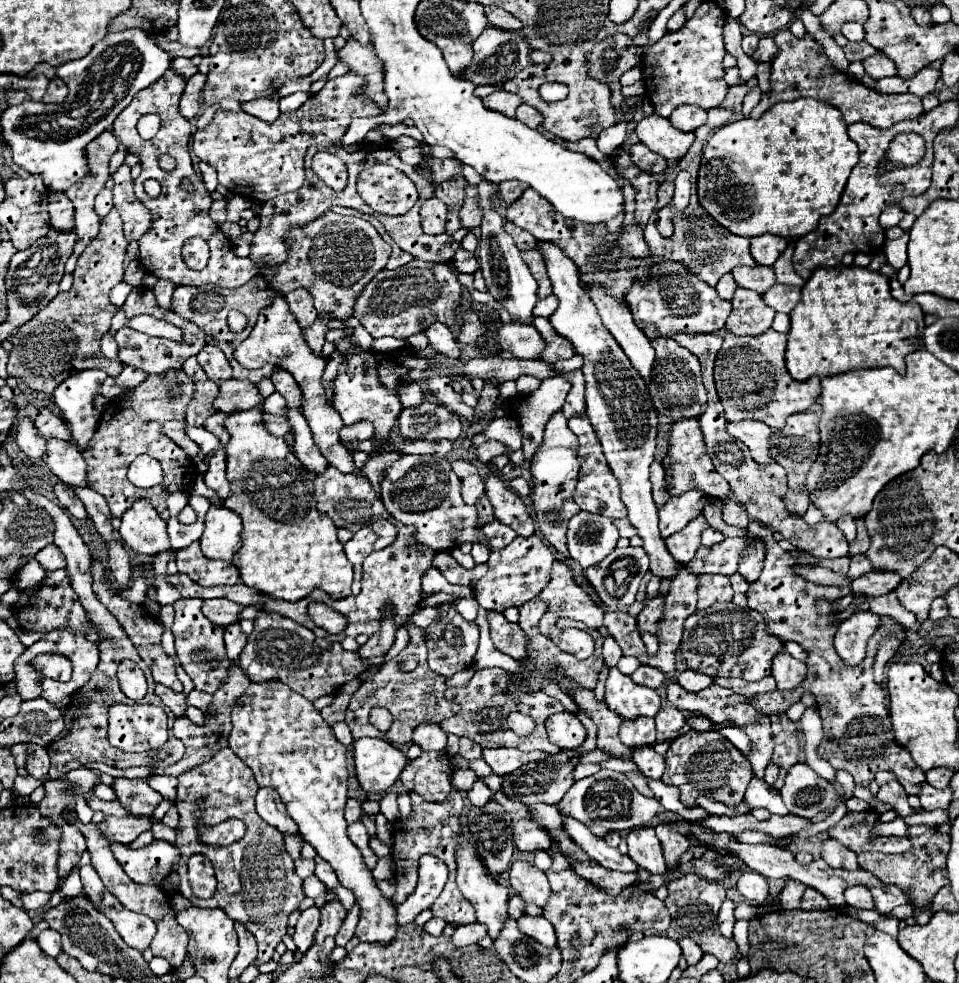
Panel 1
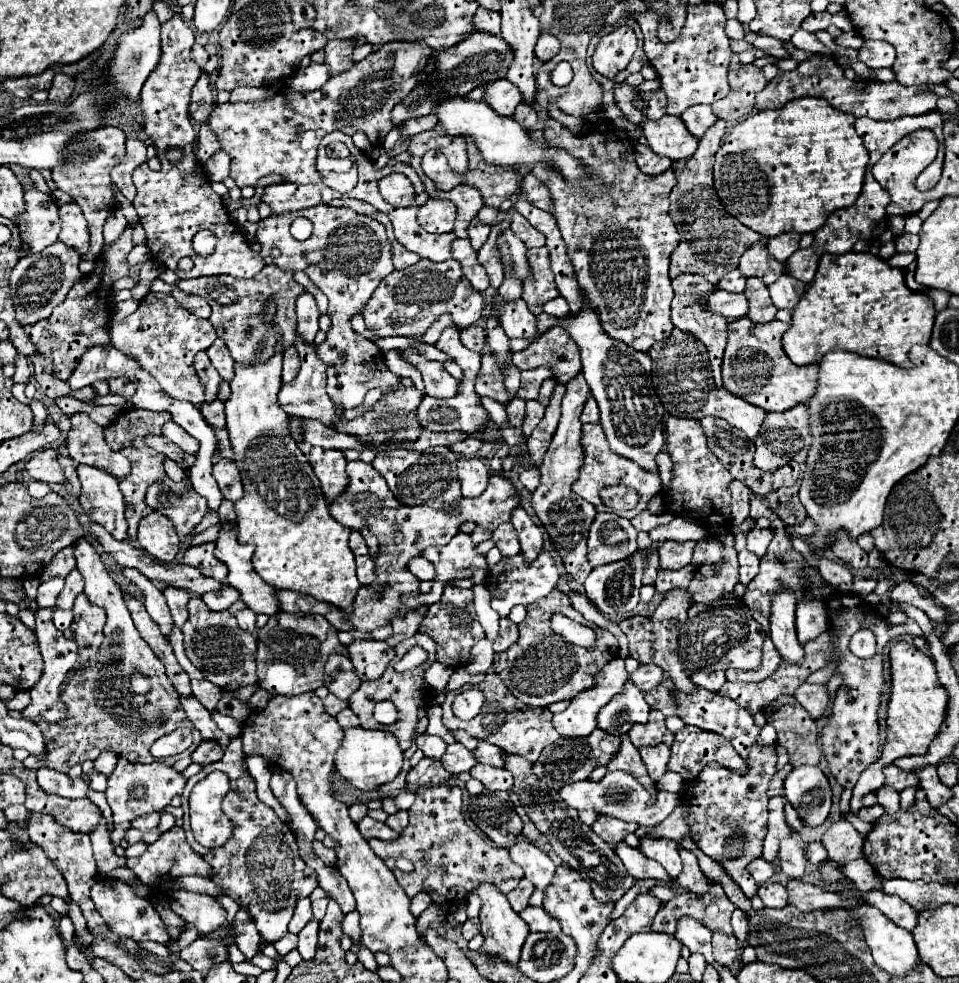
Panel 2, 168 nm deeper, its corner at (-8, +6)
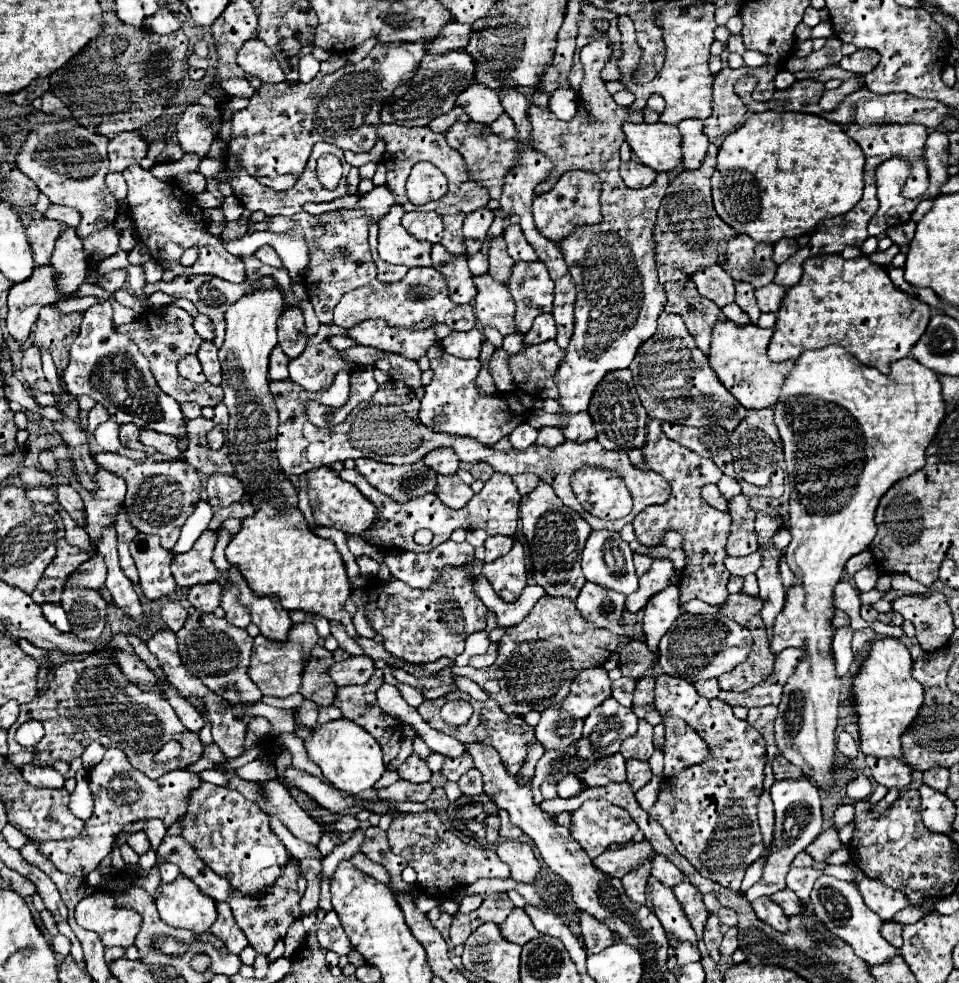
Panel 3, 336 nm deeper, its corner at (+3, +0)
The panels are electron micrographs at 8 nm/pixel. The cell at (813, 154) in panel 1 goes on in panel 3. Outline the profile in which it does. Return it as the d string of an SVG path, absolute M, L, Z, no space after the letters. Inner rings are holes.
M766 110L762 114L750 114L750 118L746 120L746 124L742 128L738 128L736 132L728 134L718 150L718 164L716 170L712 174L712 200L714 200L714 208L718 212L718 216L732 226L738 234L746 234L750 236L754 242L778 242L780 238L798 238L802 234L808 234L820 220L824 218L834 218L840 216L848 210L852 210L856 206L856 202L862 198L862 188L864 188L864 180L862 180L862 168L864 168L864 154L858 148L858 144L842 130L840 124L830 122L822 116L814 116L814 114L802 114L802 112L772 112Z

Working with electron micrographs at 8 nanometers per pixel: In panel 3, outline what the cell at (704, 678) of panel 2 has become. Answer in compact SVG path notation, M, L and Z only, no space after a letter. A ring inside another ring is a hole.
M710 678L710 680L698 680L698 682L694 684L694 688L696 688L702 696L706 696L706 698L716 698L718 692L720 692L718 682L716 682L714 678Z

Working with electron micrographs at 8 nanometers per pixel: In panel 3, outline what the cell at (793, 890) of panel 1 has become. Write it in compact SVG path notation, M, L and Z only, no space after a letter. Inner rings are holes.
M764 790L762 796L760 796L758 822L760 822L764 846L770 848L772 842L774 842L774 808L772 808L772 800L770 800L770 792L768 790Z

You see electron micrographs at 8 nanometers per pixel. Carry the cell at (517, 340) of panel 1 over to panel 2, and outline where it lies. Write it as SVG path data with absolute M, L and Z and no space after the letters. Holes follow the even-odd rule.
M517 298L517 302L503 302L497 306L497 316L501 320L501 328L509 338L537 336L537 318L529 312L521 298Z

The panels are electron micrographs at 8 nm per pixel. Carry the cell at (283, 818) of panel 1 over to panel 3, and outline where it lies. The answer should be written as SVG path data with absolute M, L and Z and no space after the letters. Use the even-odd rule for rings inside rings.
M330 910L324 916L322 924L318 926L318 942L320 942L322 948L332 950L332 952L336 952L340 956L348 954L352 950L348 938L344 936L342 926L340 926L340 918L338 918L338 914L334 910Z

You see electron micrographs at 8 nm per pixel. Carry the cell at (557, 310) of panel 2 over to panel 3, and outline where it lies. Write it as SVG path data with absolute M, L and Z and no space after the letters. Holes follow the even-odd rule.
M544 312L540 316L536 316L534 320L534 326L530 328L530 332L526 334L524 342L530 346L530 344L538 344L542 340L550 340L556 336L556 324L554 324L554 318L550 312Z

